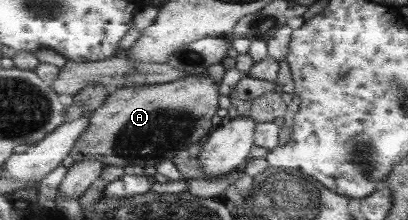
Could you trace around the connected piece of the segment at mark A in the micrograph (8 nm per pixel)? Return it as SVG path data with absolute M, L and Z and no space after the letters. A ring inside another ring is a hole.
M190 75L186 78L179 78L179 81L173 83L134 84L127 88L120 88L109 94L101 108L91 112L89 126L78 136L70 152L69 163L95 159L100 160L106 166L121 166L121 168L126 166L156 167L162 163L161 152L167 154L171 152L172 147L180 151L208 138L215 129L211 118L219 111L219 90L217 90L215 80L208 75Z

